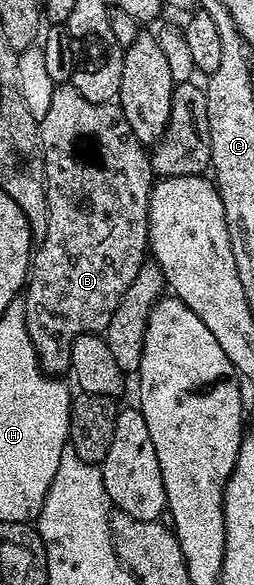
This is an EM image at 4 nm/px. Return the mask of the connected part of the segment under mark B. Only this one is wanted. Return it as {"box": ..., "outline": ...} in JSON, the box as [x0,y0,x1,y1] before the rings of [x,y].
{"box":[24,83,156,377],"outline":[[[60,83],[54,88],[48,113],[45,113],[40,124],[39,137],[43,147],[44,173],[46,174],[48,229],[42,241],[32,251],[30,274],[24,288],[24,302],[28,337],[32,337],[32,345],[36,349],[42,370],[47,376],[62,377],[70,370],[70,350],[76,337],[105,332],[108,321],[112,321],[112,313],[116,313],[116,305],[120,305],[120,297],[124,289],[128,289],[128,285],[136,281],[136,273],[140,273],[142,264],[147,262],[150,241],[150,191],[154,188],[156,176],[150,167],[147,148],[136,137],[132,125],[128,125],[117,102],[93,103],[80,97],[80,93],[76,93],[76,89],[69,83]]]}

